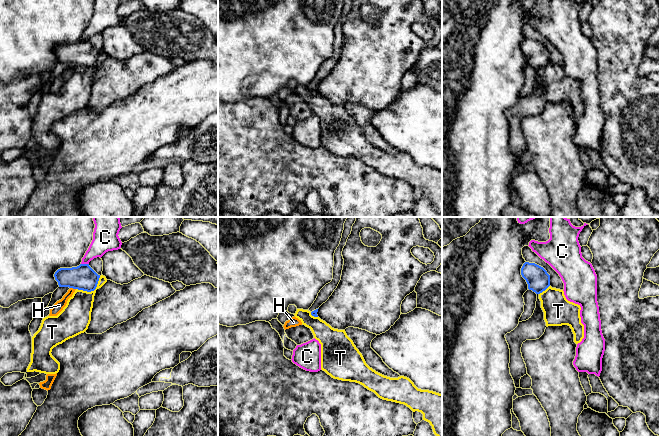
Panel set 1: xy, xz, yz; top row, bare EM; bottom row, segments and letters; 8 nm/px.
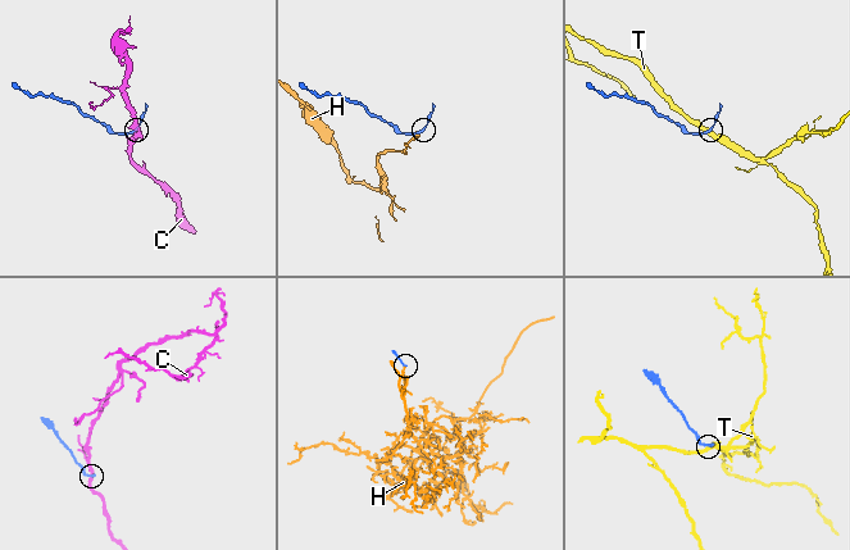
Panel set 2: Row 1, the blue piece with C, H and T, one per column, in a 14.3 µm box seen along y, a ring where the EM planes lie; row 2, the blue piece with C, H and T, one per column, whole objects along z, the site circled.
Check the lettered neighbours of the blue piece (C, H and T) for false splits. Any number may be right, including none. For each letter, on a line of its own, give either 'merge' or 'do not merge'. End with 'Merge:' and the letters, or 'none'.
C: do not merge
H: do not merge
T: do not merge
Merge: none

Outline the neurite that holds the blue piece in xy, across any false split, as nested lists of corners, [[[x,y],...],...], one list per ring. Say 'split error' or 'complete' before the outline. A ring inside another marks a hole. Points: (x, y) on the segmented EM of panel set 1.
complete | [[[80,264],[72,268],[60,268],[54,274],[59,287],[69,287],[87,292],[94,291],[100,275],[89,264]]]

